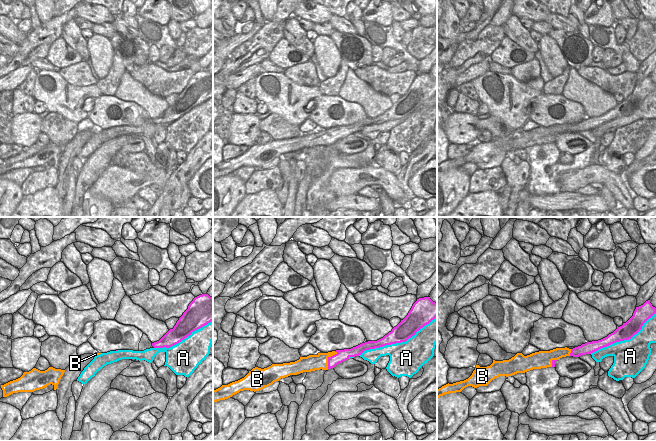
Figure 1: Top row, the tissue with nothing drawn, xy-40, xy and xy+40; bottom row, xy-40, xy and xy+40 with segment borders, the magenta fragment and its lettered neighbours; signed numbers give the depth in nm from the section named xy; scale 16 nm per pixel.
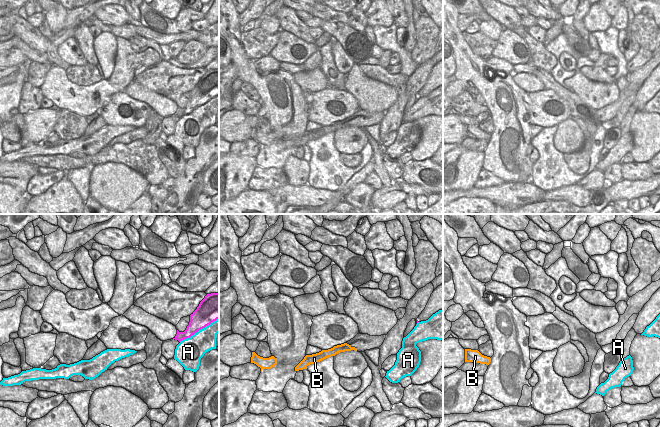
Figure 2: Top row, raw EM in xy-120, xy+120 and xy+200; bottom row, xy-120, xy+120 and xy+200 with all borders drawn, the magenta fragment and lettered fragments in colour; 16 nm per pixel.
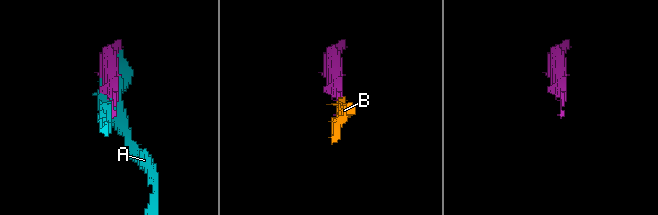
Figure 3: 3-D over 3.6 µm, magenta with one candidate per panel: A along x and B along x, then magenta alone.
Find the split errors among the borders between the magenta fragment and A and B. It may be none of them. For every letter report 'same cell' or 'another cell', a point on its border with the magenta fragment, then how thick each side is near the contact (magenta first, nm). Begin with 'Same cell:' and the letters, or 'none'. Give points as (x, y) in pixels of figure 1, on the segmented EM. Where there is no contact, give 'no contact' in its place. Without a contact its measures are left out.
Same cell: B
A: another cell; contact xy (397, 342); calibres 300 and 440 nm
B: same cell; contact xy (328, 359); calibres 190 and 260 nm

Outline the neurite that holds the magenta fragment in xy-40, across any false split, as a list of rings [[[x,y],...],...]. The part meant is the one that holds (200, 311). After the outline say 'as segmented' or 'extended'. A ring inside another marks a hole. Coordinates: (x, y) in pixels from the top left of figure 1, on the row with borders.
[[[208,294],[199,295],[189,304],[174,328],[170,329],[159,341],[152,343],[152,346],[170,348],[211,321],[213,321],[213,298]]]; as segmented

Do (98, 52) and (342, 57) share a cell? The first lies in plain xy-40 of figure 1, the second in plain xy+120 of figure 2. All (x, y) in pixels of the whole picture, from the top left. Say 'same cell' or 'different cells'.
same cell

